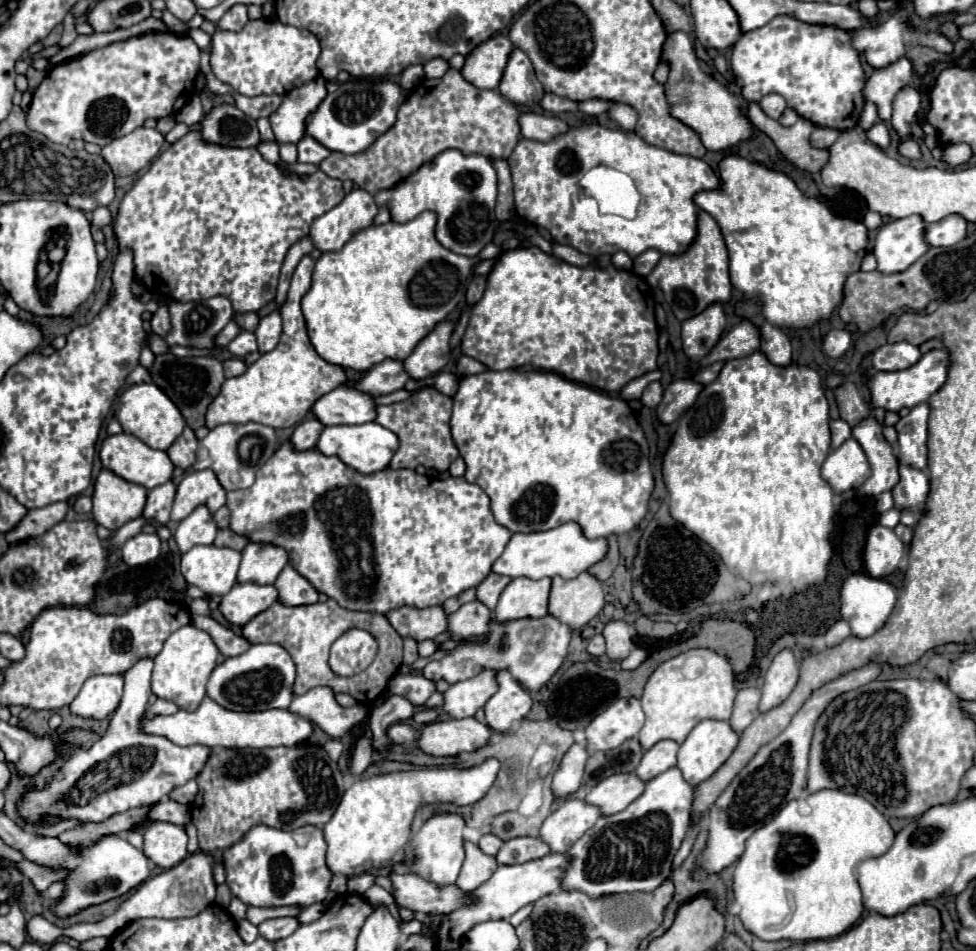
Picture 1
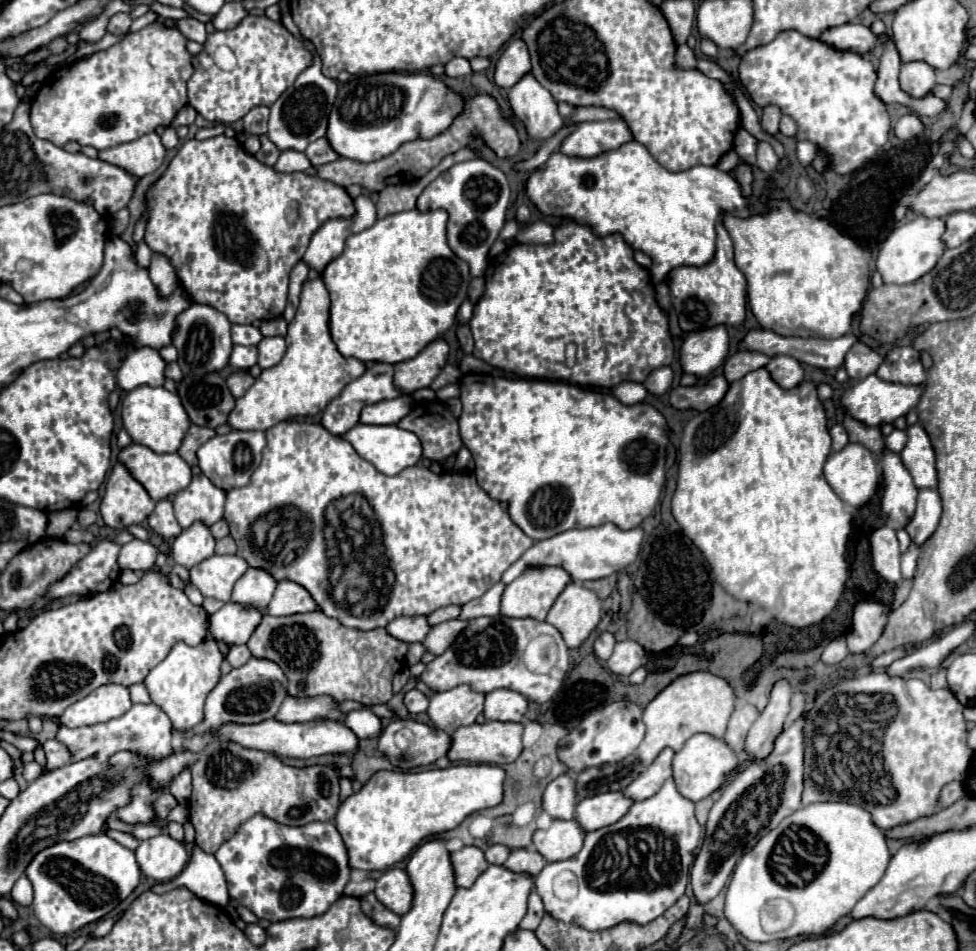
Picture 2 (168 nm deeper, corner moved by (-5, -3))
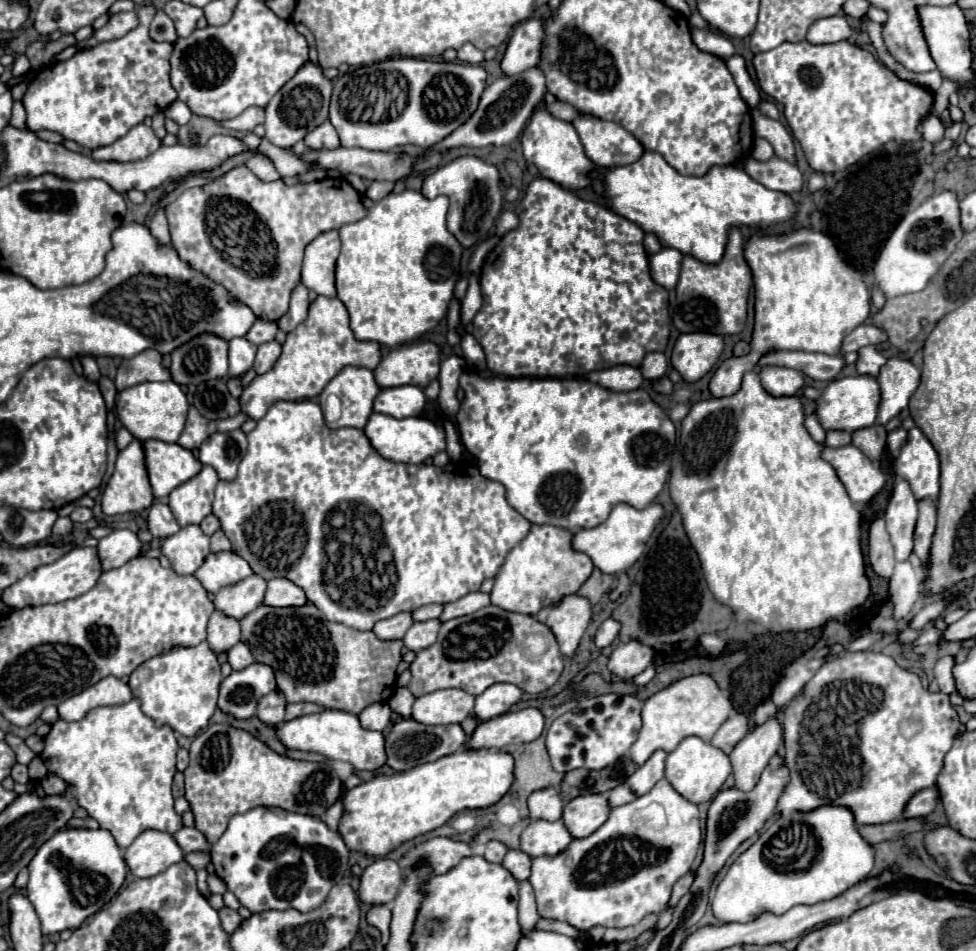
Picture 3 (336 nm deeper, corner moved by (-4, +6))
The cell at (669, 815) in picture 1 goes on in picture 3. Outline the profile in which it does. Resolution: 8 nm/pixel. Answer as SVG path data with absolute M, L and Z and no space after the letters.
M661 779L649 793L635 801L613 809L607 821L589 837L573 839L565 851L555 857L537 857L531 863L529 883L535 891L537 909L541 917L565 921L577 929L601 927L629 927L637 925L649 913L661 913L669 899L671 889L679 877L691 871L697 849L703 841L697 805L685 801L669 781Z

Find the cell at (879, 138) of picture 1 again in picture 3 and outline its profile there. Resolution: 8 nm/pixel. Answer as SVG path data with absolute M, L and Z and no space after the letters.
M929 115L923 123L921 123L921 133L923 137L929 141L929 143L939 143L943 139L943 133L945 133L945 127L941 125L941 121L935 117L935 115Z

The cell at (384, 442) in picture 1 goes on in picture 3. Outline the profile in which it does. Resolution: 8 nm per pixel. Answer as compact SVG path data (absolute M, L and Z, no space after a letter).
M373 413L369 423L365 425L365 433L371 439L373 447L389 461L395 463L425 463L433 455L445 449L445 429L443 425L429 421L425 417L407 417L395 419L383 413Z

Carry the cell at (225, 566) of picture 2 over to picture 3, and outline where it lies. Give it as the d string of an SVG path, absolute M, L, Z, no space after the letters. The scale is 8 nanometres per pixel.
M233 551L211 553L195 573L195 577L201 581L201 585L209 593L217 593L221 587L239 583L241 579L247 579L249 575L253 575L249 563L237 557L237 553Z

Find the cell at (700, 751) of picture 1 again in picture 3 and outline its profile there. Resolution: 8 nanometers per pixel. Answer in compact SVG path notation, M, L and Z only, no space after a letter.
M699 737L683 739L677 745L677 749L667 755L667 761L665 761L665 779L673 785L673 789L679 795L683 795L687 801L691 801L695 805L711 801L721 791L721 787L729 775L731 775L729 757L725 753L721 753L721 749L701 741Z

